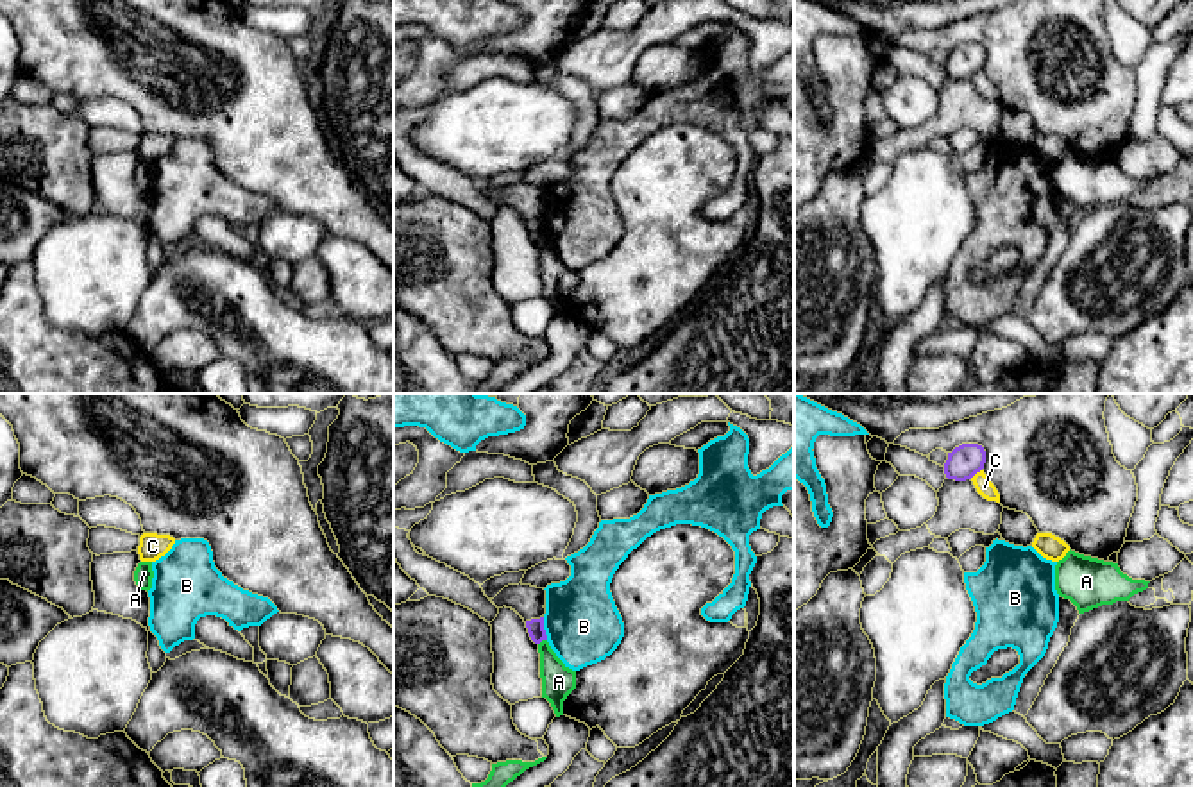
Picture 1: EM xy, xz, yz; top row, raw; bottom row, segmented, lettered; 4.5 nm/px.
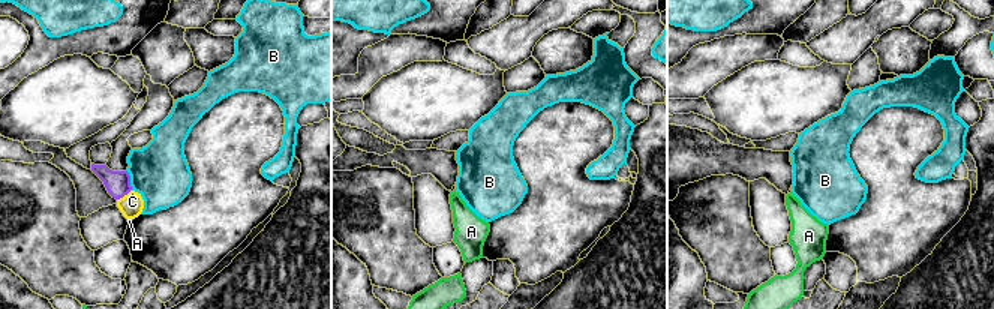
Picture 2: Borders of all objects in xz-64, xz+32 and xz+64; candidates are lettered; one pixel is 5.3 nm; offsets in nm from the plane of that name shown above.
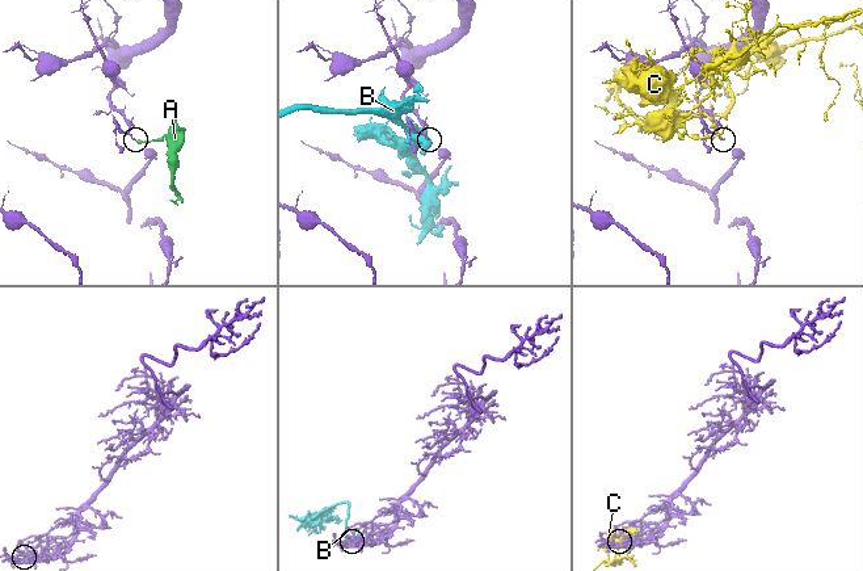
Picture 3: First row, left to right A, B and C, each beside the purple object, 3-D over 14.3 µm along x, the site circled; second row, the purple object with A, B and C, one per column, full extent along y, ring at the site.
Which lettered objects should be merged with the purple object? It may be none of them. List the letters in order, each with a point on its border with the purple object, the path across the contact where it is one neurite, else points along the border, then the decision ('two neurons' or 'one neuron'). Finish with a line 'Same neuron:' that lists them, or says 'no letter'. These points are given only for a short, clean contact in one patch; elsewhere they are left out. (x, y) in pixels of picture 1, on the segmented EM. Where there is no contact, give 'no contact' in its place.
A: meets purple in xz at (542, 639); border along xz (546, 639), (539, 644); two neurons
B: meets purple in xz at (542, 628); two neurons
C: meets purple in yz at (975, 473); two neurons
Same neuron: no letter

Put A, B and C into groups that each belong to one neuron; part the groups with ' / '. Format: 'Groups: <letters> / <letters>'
Groups: A / B / C

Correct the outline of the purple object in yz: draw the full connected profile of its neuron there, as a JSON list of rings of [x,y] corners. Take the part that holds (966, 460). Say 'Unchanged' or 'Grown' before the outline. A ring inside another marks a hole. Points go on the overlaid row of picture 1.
Unchanged. [[[962,444],[948,453],[944,474],[948,479],[966,481],[984,469],[986,451],[978,444]]]

